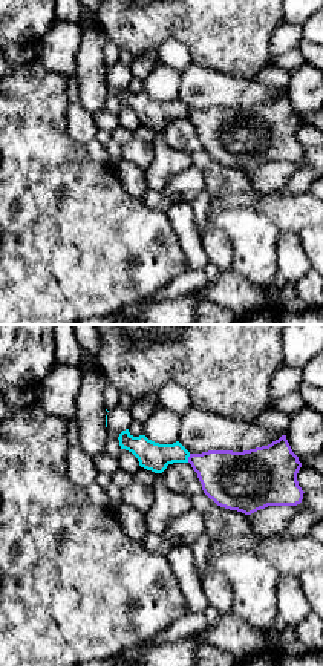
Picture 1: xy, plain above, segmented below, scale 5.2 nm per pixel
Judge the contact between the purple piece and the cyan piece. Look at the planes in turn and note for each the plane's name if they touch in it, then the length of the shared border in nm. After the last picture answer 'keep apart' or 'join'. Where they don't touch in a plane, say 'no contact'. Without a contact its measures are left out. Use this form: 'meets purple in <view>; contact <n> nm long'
meets purple in xy; contact 50 nm long

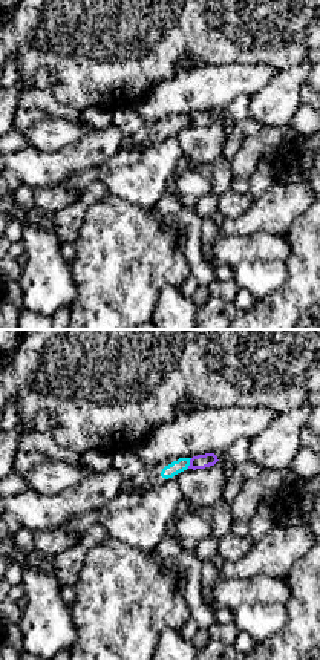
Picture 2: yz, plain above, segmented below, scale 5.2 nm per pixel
meets purple in yz; contact 60 nm long

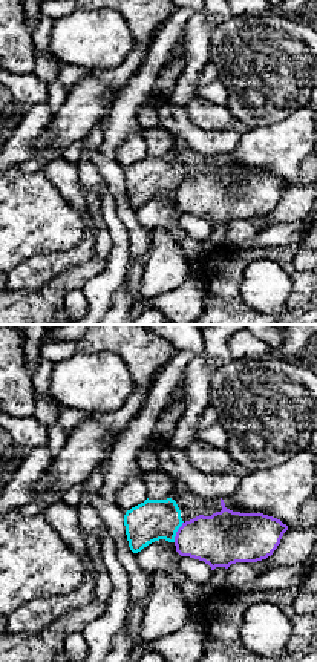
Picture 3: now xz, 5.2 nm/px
meets purple in xz; contact 120 nm long

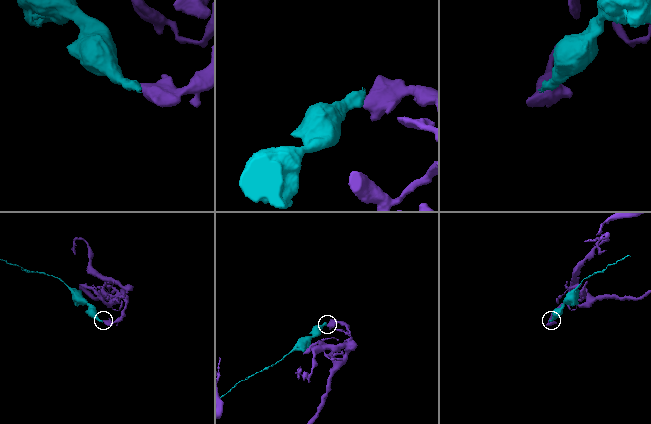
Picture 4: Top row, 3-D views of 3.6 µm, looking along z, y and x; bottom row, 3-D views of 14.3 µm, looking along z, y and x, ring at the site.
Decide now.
keep apart

